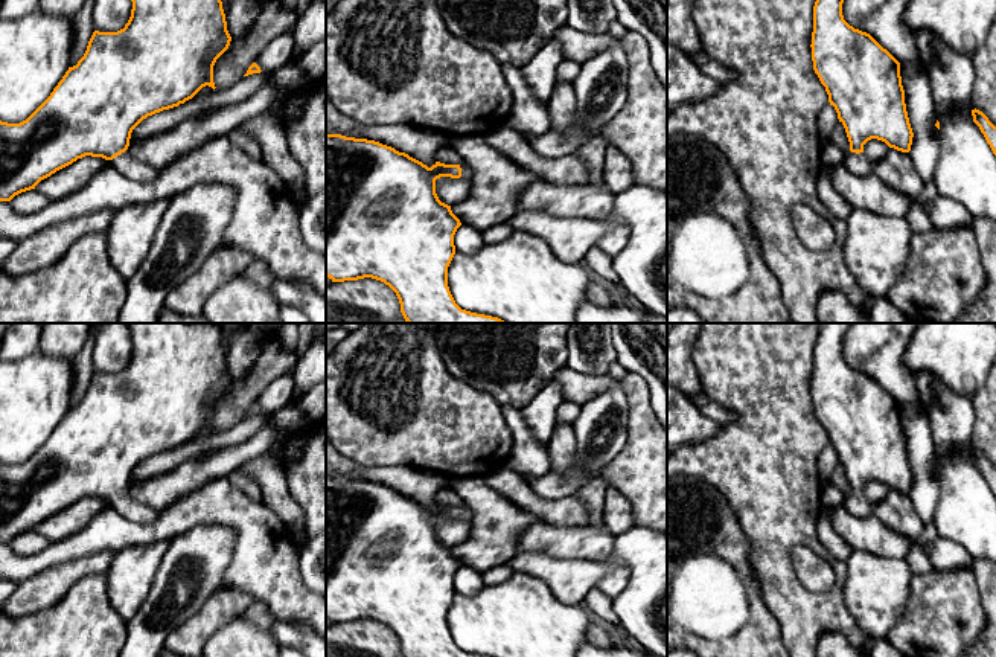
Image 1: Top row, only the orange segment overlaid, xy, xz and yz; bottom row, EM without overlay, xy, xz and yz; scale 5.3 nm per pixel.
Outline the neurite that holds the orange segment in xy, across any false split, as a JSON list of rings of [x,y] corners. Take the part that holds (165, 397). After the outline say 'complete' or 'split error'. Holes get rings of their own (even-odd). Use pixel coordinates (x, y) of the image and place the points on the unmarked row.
[[[125,323],[131,334],[131,358],[117,373],[94,372],[84,398],[69,409],[50,437],[23,463],[0,462],[0,543],[35,527],[85,497],[108,502],[131,521],[148,523],[158,512],[136,502],[126,491],[132,471],[148,457],[169,451],[192,441],[203,428],[213,431],[213,407],[228,390],[231,378],[227,372],[221,331],[213,323]]] | split error

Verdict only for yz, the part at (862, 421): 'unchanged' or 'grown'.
grown

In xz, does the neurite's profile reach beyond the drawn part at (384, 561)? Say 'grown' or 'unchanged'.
grown

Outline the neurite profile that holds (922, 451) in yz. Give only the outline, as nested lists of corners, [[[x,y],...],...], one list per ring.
[[[921,402],[900,405],[902,427],[909,465],[914,474],[909,497],[924,524],[934,523],[940,494],[937,445],[932,437],[929,413]]]

